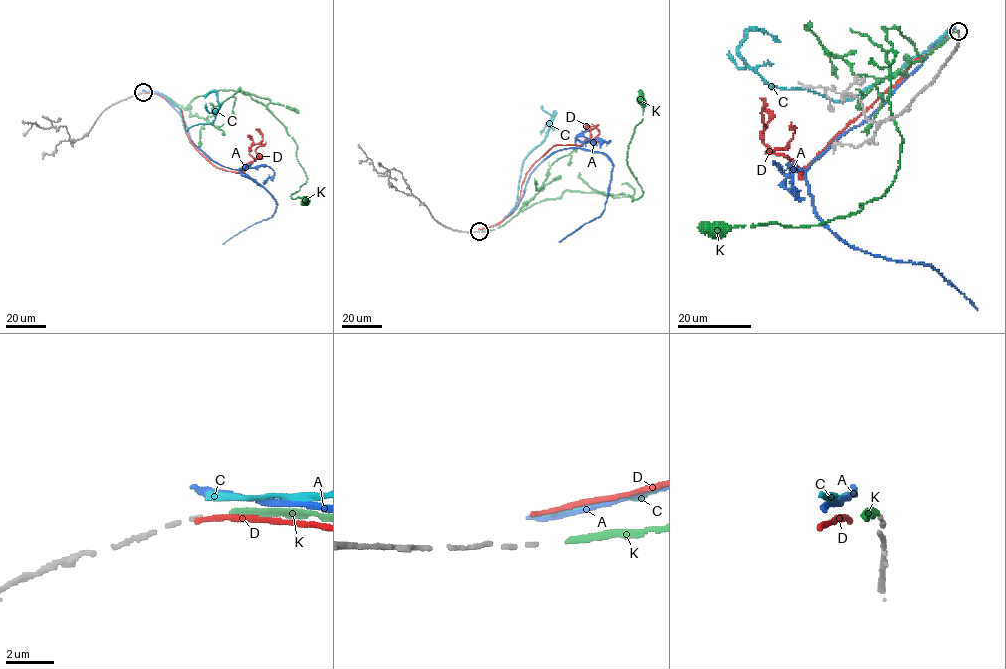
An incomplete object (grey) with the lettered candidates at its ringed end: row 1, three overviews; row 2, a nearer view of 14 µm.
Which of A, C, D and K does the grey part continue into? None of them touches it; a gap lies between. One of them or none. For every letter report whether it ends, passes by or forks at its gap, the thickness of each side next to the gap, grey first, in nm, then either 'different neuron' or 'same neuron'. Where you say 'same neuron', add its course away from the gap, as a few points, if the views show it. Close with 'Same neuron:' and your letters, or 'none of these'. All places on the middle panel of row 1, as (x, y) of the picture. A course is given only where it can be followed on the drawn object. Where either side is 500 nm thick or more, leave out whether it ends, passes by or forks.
A: it ends; calibres 140 and 300 nm; different neuron
C: it ends; calibres 140 and 240 nm; different neuron
D: it ends; calibres 140 and 200 nm; different neuron
K: it ends; calibres 140 and 240 nm; same neuron; course (481, 231), (567, 190), (641, 196), (626, 157), (642, 119), (642, 100)
Same neuron: K

